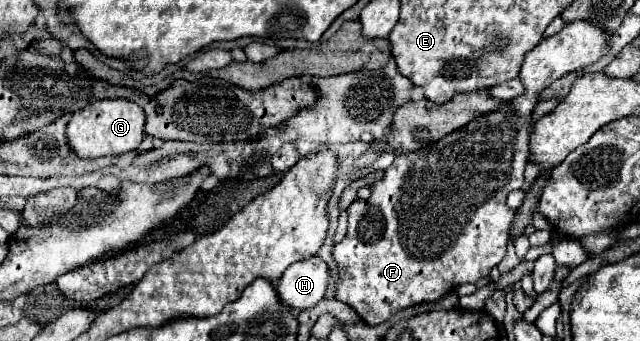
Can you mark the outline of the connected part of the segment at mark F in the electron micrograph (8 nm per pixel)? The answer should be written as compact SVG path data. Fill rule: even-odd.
M589 21L567 23L563 31L543 39L533 51L529 51L529 55L525 55L525 63L519 71L519 79L525 87L523 95L509 99L507 105L469 121L469 125L445 135L429 147L397 155L383 177L369 185L371 197L355 199L347 209L347 235L333 247L333 257L339 269L335 297L347 303L367 325L379 325L401 309L437 301L439 297L451 293L457 285L475 283L477 279L487 277L491 267L505 257L509 227L515 217L515 211L505 205L505 199L511 191L523 187L531 115L541 91L555 79L599 61L607 51L607 45L609 35L599 27L593 27Z

